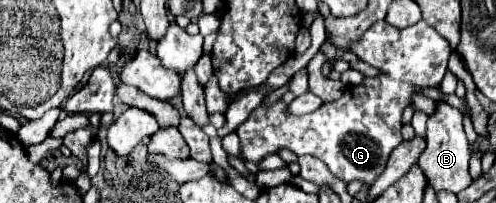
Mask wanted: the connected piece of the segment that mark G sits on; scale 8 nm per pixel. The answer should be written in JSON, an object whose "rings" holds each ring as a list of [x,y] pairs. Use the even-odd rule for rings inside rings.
{"rings":[[[384,20],[374,22],[358,40],[354,40],[348,46],[350,52],[354,52],[360,60],[366,60],[370,66],[380,70],[380,76],[374,78],[364,78],[356,86],[346,86],[342,98],[322,104],[318,110],[304,114],[304,116],[294,116],[288,112],[288,106],[282,100],[276,100],[272,104],[260,104],[246,122],[242,122],[236,128],[236,134],[240,138],[240,160],[244,162],[262,162],[268,154],[276,154],[282,148],[288,148],[296,156],[316,156],[320,158],[332,174],[338,174],[344,182],[352,180],[362,180],[364,184],[370,184],[378,174],[382,174],[386,166],[386,158],[390,152],[402,142],[402,112],[406,106],[412,104],[412,96],[418,94],[422,88],[438,88],[446,74],[448,66],[448,56],[452,54],[450,44],[442,40],[438,32],[432,30],[426,22],[418,22],[414,26],[408,26],[404,30],[394,30],[394,26],[386,24]]]}

